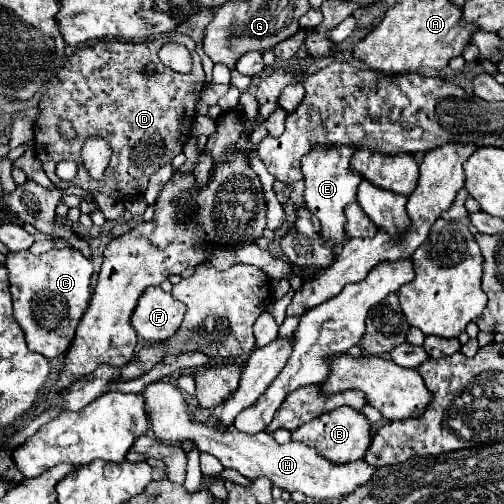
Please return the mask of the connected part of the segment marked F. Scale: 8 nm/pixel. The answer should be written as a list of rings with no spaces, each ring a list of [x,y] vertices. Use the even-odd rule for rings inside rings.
[[[150,286],[138,300],[132,326],[144,340],[162,342],[180,330],[184,314],[186,308],[180,300],[174,300],[174,296],[160,286]]]

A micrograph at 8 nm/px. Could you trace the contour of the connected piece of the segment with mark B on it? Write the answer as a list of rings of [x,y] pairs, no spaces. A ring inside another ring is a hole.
[[[344,406],[344,408],[336,408],[328,414],[322,414],[316,420],[296,428],[292,432],[292,440],[316,448],[324,458],[328,458],[336,464],[344,464],[344,462],[354,462],[354,460],[364,458],[364,454],[368,452],[368,446],[372,442],[370,432],[372,432],[372,428],[370,428],[368,418],[362,412]]]

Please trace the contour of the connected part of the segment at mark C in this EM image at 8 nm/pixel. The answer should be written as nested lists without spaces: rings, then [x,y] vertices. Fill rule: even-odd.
[[[50,250],[42,256],[30,252],[16,252],[6,256],[10,278],[10,294],[14,302],[14,318],[26,334],[26,344],[32,352],[48,360],[68,350],[74,330],[88,306],[92,262],[78,250]]]

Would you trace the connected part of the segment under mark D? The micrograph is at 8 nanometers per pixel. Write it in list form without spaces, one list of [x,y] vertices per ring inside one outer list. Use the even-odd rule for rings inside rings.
[[[168,34],[162,38],[154,38],[142,44],[130,44],[130,42],[106,42],[100,40],[94,46],[86,46],[80,48],[76,52],[72,52],[68,56],[68,62],[64,64],[64,74],[58,78],[58,86],[54,88],[54,84],[48,84],[48,90],[44,92],[40,106],[42,106],[42,114],[38,118],[38,122],[34,124],[34,152],[42,162],[42,168],[46,172],[46,176],[58,186],[62,184],[56,176],[56,164],[60,160],[74,160],[78,164],[78,174],[76,180],[70,182],[74,186],[80,186],[88,192],[102,192],[106,196],[112,196],[116,200],[122,200],[124,196],[130,194],[144,194],[146,186],[148,186],[148,178],[164,164],[170,164],[172,158],[176,154],[182,152],[188,136],[190,136],[190,120],[194,120],[194,104],[200,98],[200,92],[204,90],[204,70],[202,70],[202,62],[200,56],[194,50],[194,40],[184,36],[184,34]],[[166,42],[180,42],[184,46],[188,46],[188,50],[192,52],[192,62],[194,68],[190,74],[178,74],[172,68],[166,68],[160,58],[158,58],[158,50],[166,44]],[[152,62],[156,64],[156,74],[152,78],[148,78],[144,74],[144,66]],[[60,120],[68,120],[72,122],[74,130],[76,130],[76,138],[74,140],[66,140],[60,132],[58,132],[58,124]],[[88,136],[102,136],[110,142],[112,146],[112,158],[110,164],[104,172],[102,180],[94,180],[90,178],[90,174],[86,172],[86,168],[82,166],[80,160],[80,148],[84,144],[84,140]]]

